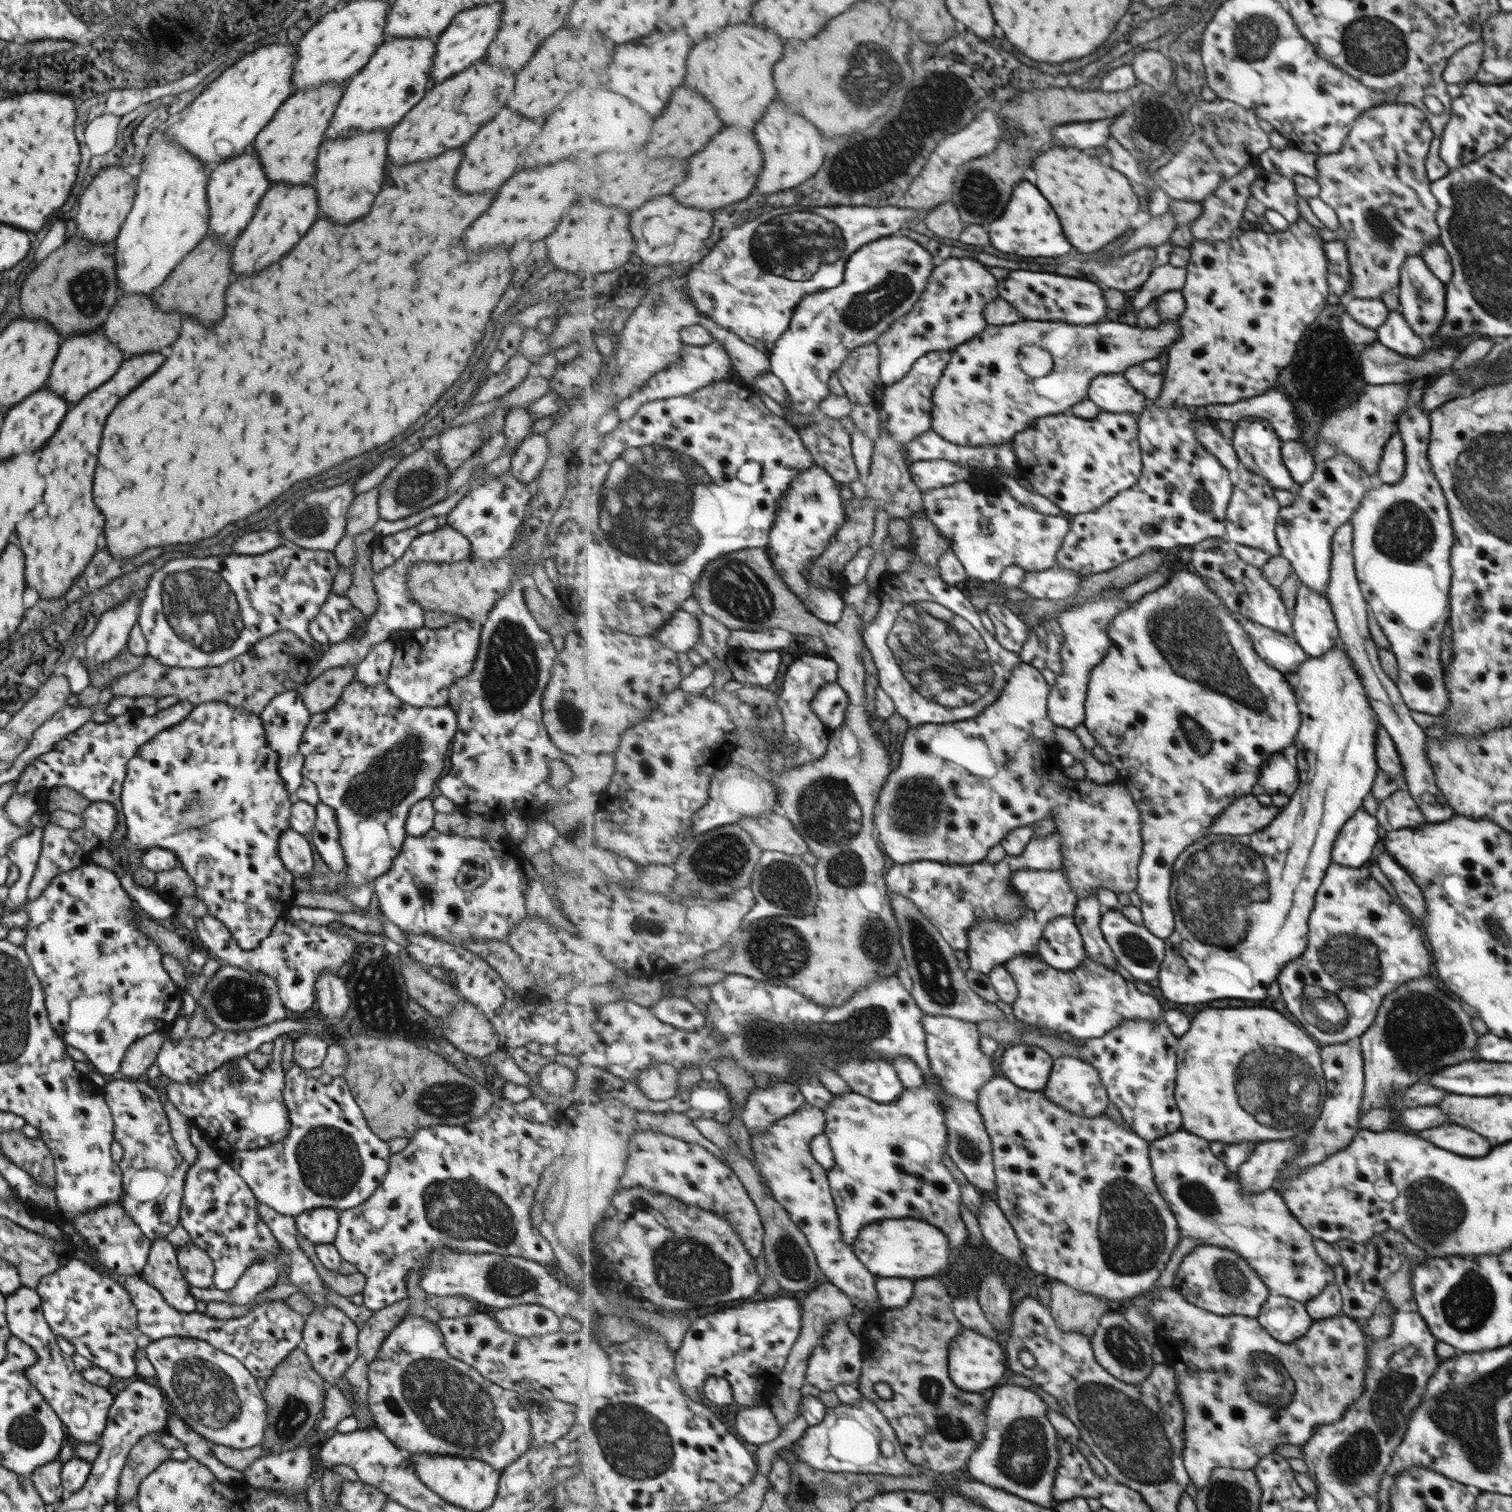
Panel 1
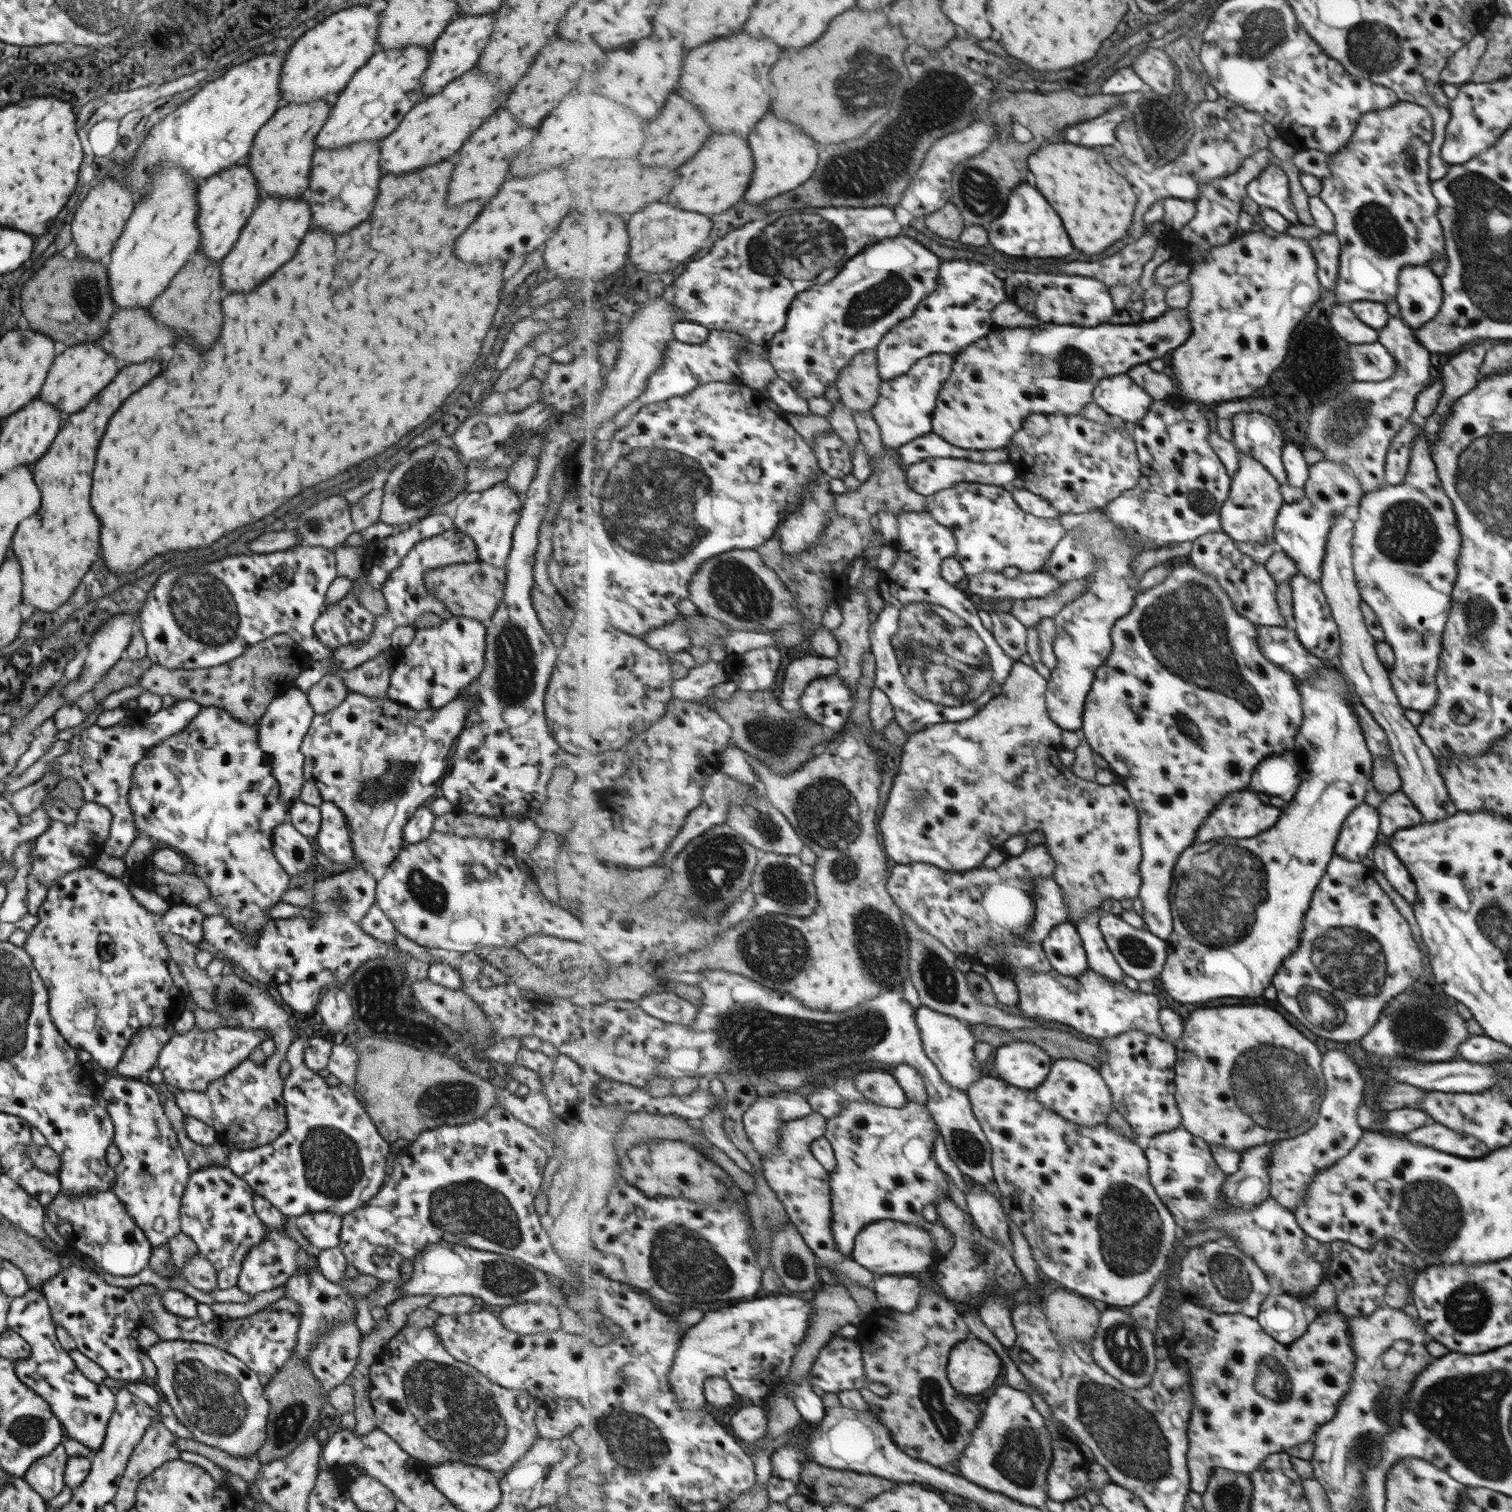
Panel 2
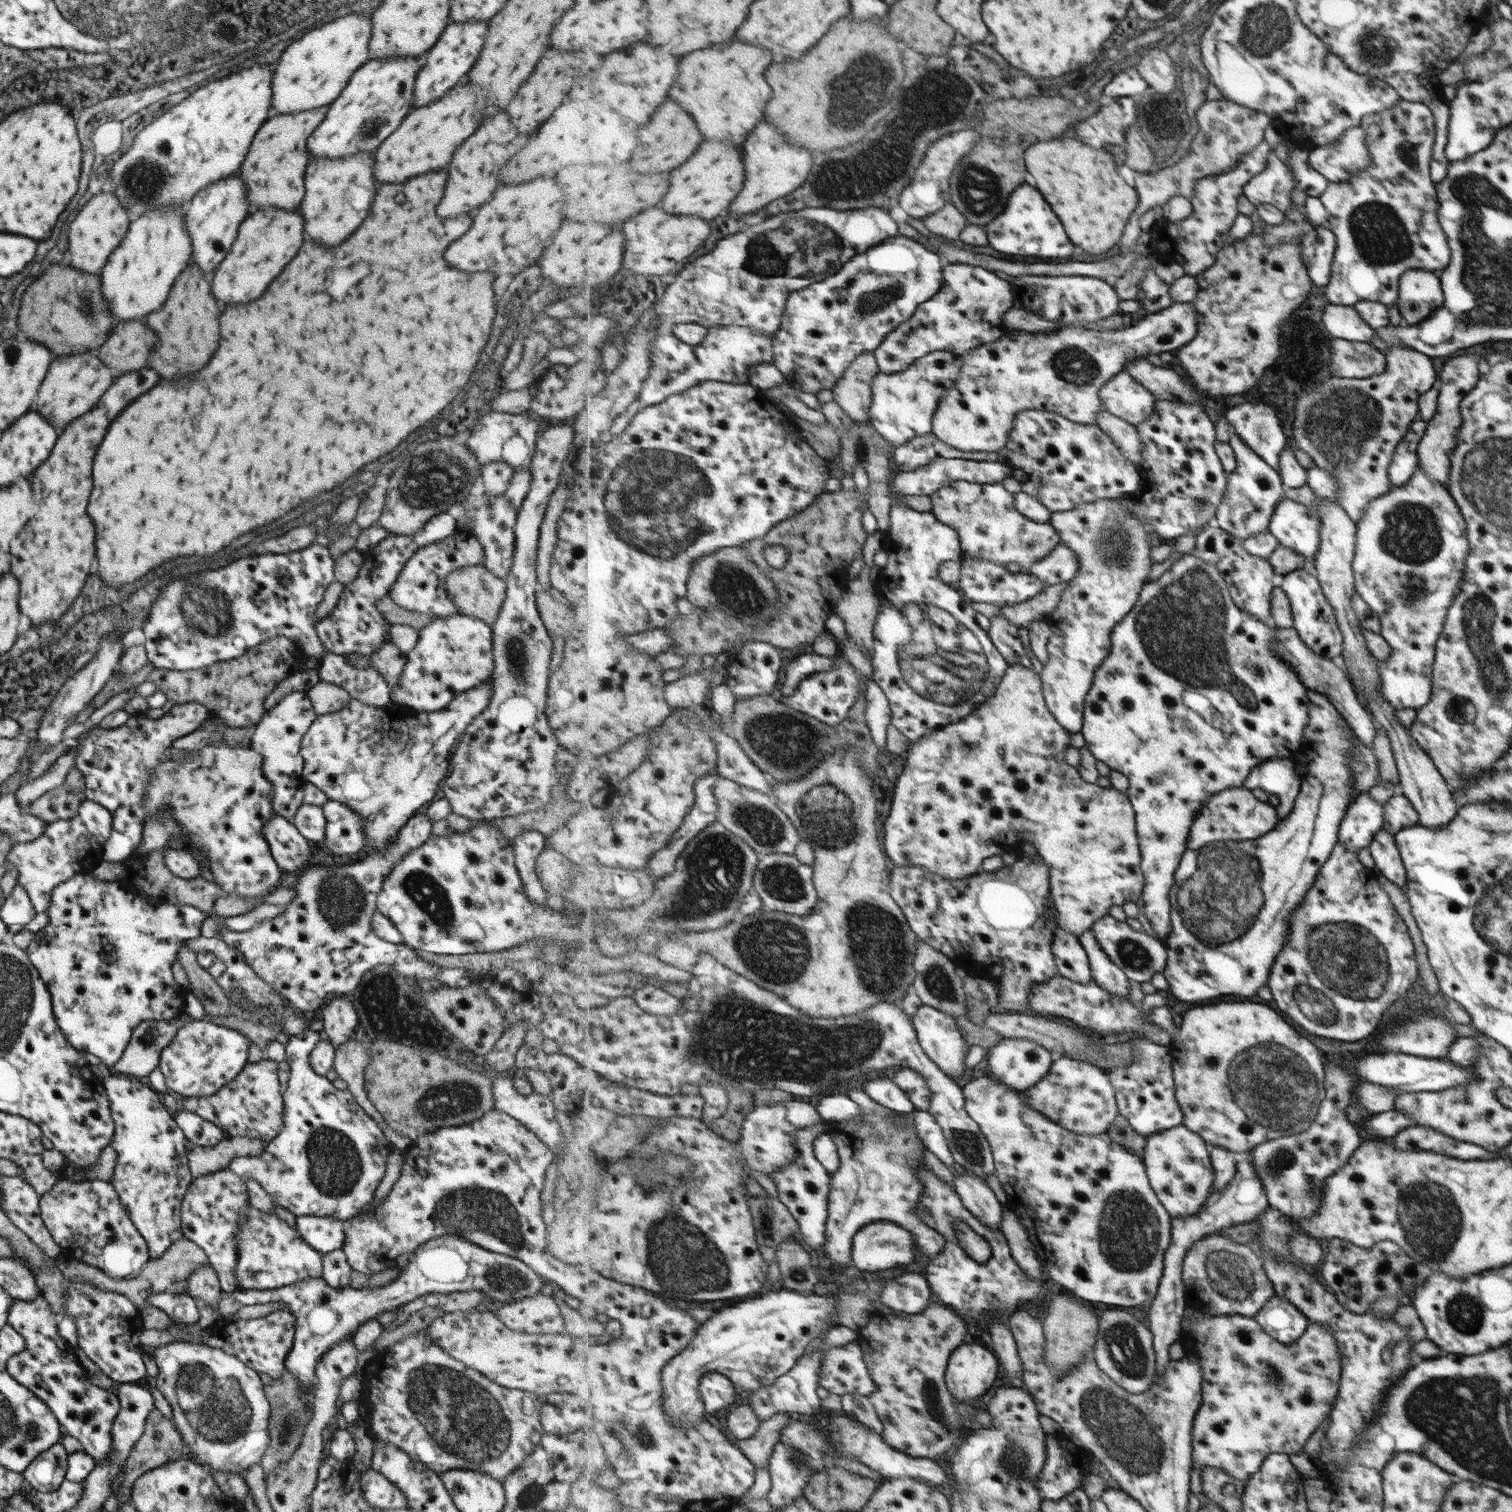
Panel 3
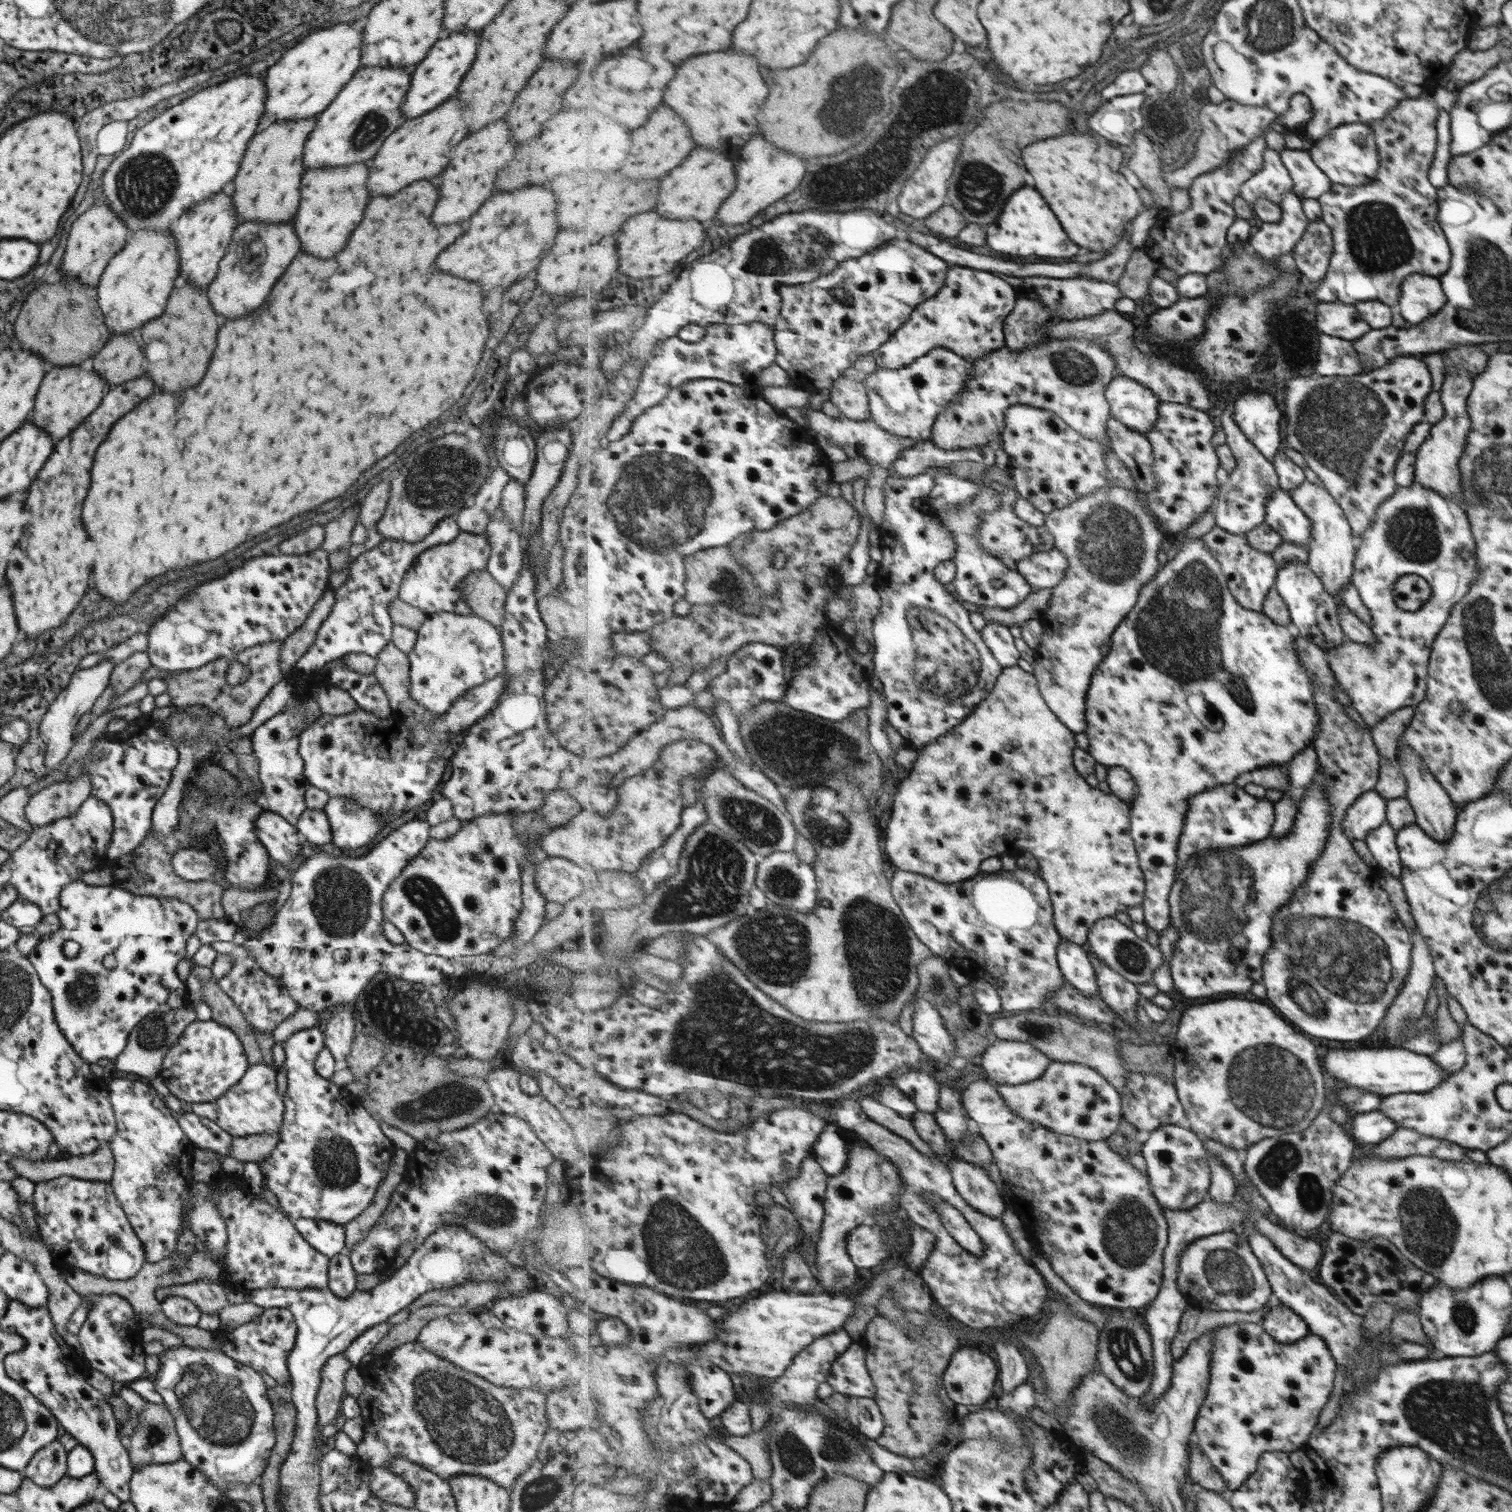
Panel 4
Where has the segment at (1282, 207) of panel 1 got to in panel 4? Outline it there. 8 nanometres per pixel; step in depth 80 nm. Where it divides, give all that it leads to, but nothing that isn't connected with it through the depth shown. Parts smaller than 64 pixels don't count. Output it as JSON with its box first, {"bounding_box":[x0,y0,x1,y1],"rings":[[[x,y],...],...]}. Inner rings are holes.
{"bounding_box":[1240,148,1292,205],"rings":[[[1266,148],[1262,154],[1262,167],[1249,174],[1240,191],[1250,205],[1258,198],[1267,198],[1278,204],[1283,194],[1292,192],[1292,188],[1291,177],[1280,161],[1279,153]]]}

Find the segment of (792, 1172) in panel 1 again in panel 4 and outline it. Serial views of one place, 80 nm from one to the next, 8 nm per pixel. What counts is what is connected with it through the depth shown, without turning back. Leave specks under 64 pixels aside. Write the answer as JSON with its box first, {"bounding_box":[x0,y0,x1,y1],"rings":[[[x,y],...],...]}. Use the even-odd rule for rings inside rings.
{"bounding_box":[782,1154,830,1240],"rings":[[[809,1154],[799,1168],[797,1178],[787,1181],[782,1188],[792,1212],[801,1224],[806,1239],[820,1240],[826,1217],[826,1192],[830,1175],[821,1163]]]}

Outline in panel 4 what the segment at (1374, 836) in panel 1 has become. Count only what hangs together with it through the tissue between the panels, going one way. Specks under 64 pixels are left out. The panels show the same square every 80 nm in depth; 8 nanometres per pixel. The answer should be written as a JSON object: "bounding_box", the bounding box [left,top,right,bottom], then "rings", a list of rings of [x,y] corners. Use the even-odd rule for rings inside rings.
{"bounding_box":[1344,791,1386,841],"rings":[[[1368,791],[1361,794],[1345,812],[1344,834],[1351,841],[1366,838],[1371,830],[1378,829],[1386,821],[1386,800],[1378,792]]]}

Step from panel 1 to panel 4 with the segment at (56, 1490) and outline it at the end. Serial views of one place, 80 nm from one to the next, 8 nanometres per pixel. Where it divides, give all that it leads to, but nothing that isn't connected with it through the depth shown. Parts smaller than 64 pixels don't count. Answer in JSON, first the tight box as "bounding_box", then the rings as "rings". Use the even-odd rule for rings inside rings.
{"bounding_box":[21,1441,66,1488],"rings":[[[59,1441],[50,1442],[33,1454],[21,1473],[41,1488],[54,1486],[66,1475],[66,1451]]]}

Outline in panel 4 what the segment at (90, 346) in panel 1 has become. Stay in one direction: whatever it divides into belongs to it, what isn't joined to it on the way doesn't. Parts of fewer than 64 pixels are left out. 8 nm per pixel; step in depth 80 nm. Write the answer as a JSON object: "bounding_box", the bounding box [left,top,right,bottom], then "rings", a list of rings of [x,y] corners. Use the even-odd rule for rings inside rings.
{"bounding_box":[29,363,106,443],"rings":[[[88,363],[75,366],[52,366],[47,368],[41,385],[35,394],[29,419],[56,443],[66,437],[88,414],[97,408],[106,391],[106,383],[99,378]]]}

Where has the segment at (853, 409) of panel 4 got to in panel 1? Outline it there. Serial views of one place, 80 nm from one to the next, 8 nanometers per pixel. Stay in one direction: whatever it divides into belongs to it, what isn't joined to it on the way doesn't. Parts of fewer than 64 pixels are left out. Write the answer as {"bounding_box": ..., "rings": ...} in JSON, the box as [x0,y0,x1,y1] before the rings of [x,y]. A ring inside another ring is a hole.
{"bounding_box":[837,344,886,408],"rings":[[[867,344],[861,346],[854,352],[851,352],[846,362],[840,366],[837,371],[840,383],[845,391],[845,396],[853,404],[872,404],[876,408],[883,401],[883,394],[885,393],[886,385],[880,378],[881,352],[878,344]]]}

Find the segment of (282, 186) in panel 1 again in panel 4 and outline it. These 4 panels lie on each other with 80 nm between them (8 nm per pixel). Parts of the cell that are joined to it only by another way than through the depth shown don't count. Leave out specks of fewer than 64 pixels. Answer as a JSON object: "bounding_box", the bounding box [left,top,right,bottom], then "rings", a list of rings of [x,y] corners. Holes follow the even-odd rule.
{"bounding_box":[206,220,299,318],"rings":[[[291,220],[280,223],[243,221],[234,228],[227,252],[218,262],[215,276],[206,288],[211,308],[225,318],[239,318],[257,308],[269,294],[275,280],[283,274],[291,258],[299,252]]]}

